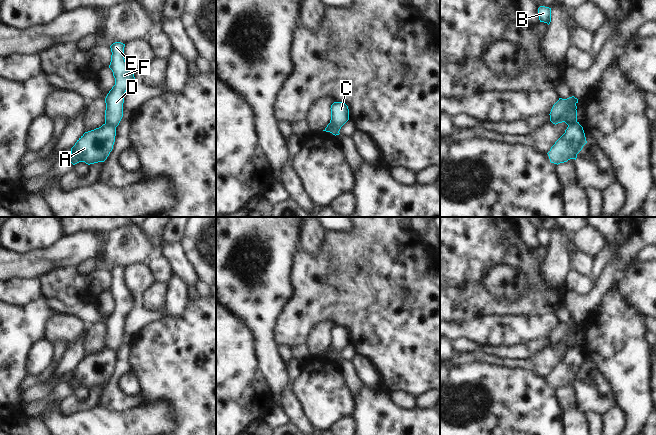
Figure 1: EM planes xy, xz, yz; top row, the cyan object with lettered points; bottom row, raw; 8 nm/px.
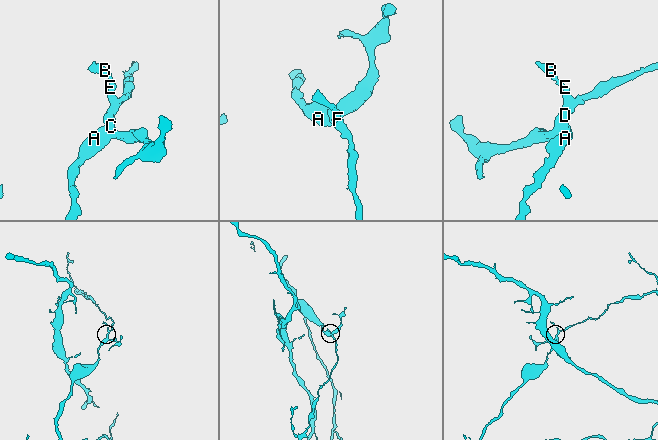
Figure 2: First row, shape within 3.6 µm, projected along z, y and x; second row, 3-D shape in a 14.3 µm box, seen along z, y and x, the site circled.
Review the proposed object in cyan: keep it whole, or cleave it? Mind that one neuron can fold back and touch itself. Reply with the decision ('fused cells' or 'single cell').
fused cells

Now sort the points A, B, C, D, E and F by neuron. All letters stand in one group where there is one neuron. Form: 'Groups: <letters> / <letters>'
Groups: A / B C D E F

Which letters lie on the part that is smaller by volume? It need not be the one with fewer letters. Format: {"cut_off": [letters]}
{"cut_off": ["B", "C", "D", "E", "F"]}

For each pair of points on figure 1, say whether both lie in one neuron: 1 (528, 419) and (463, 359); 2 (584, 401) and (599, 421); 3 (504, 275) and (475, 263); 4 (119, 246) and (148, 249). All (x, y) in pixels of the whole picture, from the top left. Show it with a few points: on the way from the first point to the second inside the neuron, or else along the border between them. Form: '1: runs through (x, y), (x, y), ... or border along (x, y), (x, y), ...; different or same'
1: border along (488, 361), (472, 361), (450, 368); different
2: border along (585, 413), (599, 412), (604, 415); different
3: border along (512, 266), (492, 266), (483, 278), (485, 289); different
4: runs through (126, 246), (141, 249); same

